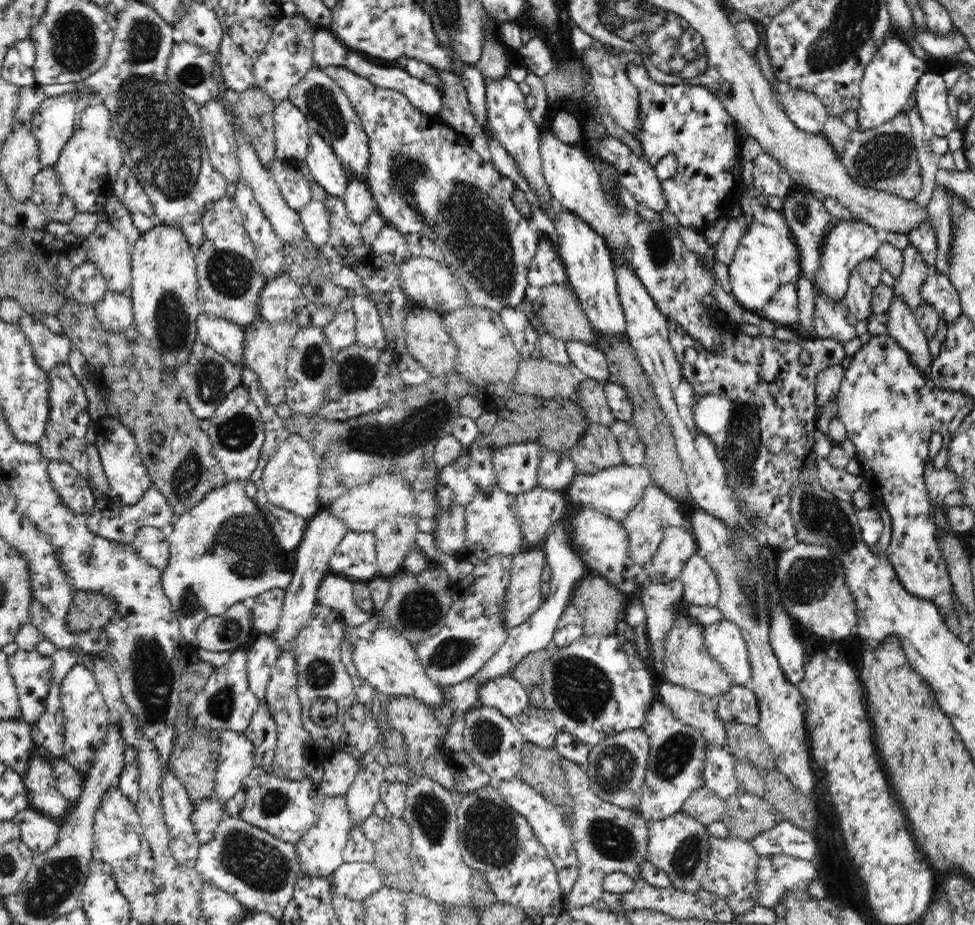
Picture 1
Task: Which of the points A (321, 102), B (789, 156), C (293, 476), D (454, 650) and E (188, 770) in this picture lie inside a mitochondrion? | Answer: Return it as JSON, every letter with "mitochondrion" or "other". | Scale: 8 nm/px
{"A":"mitochondrion","B":"other","C":"other","D":"mitochondrion","E":"other"}

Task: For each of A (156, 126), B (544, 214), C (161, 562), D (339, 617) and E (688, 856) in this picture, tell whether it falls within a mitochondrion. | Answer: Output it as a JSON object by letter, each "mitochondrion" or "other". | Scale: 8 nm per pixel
{"A":"mitochondrion","B":"other","C":"other","D":"other","E":"mitochondrion"}

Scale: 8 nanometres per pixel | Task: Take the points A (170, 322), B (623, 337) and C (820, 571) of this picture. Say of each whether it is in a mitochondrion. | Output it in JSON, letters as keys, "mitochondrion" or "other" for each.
{"A":"mitochondrion","B":"other","C":"mitochondrion"}

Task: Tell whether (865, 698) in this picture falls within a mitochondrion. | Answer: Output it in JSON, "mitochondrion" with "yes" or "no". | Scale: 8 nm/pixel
{"mitochondrion":"no"}

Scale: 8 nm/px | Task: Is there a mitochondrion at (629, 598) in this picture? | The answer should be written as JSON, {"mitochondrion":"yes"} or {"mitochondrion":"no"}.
{"mitochondrion":"no"}

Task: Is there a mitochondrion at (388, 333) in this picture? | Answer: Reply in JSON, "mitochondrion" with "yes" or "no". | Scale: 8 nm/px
{"mitochondrion":"no"}

